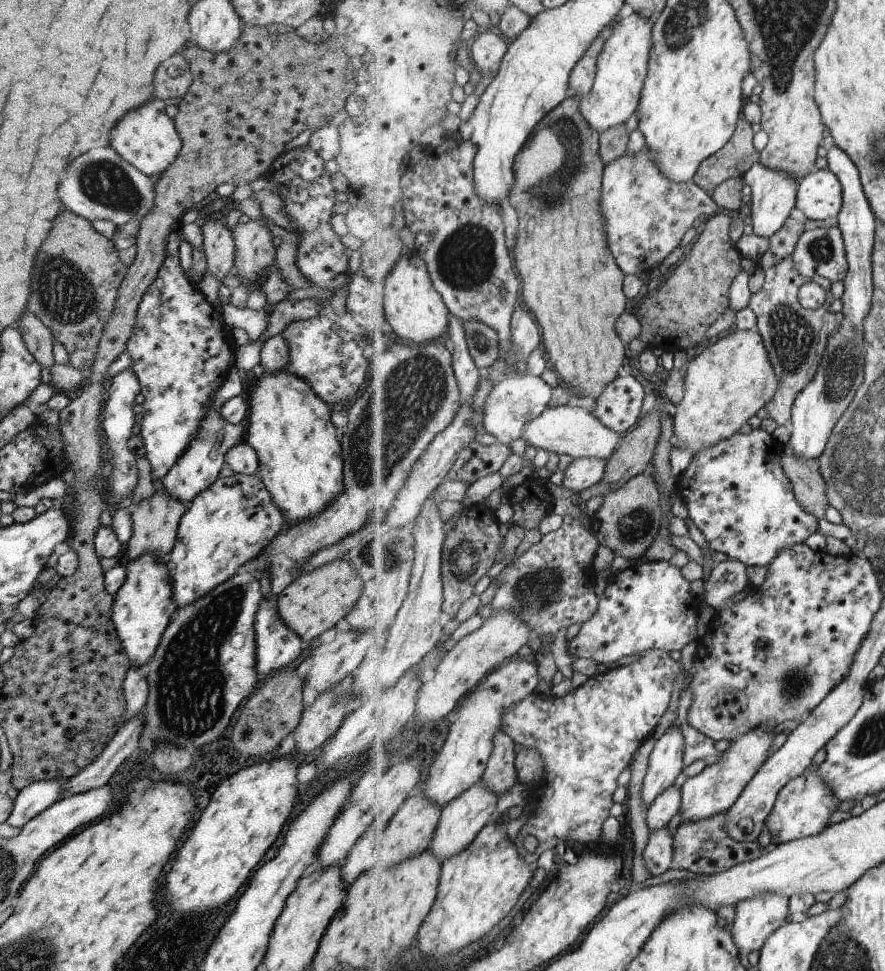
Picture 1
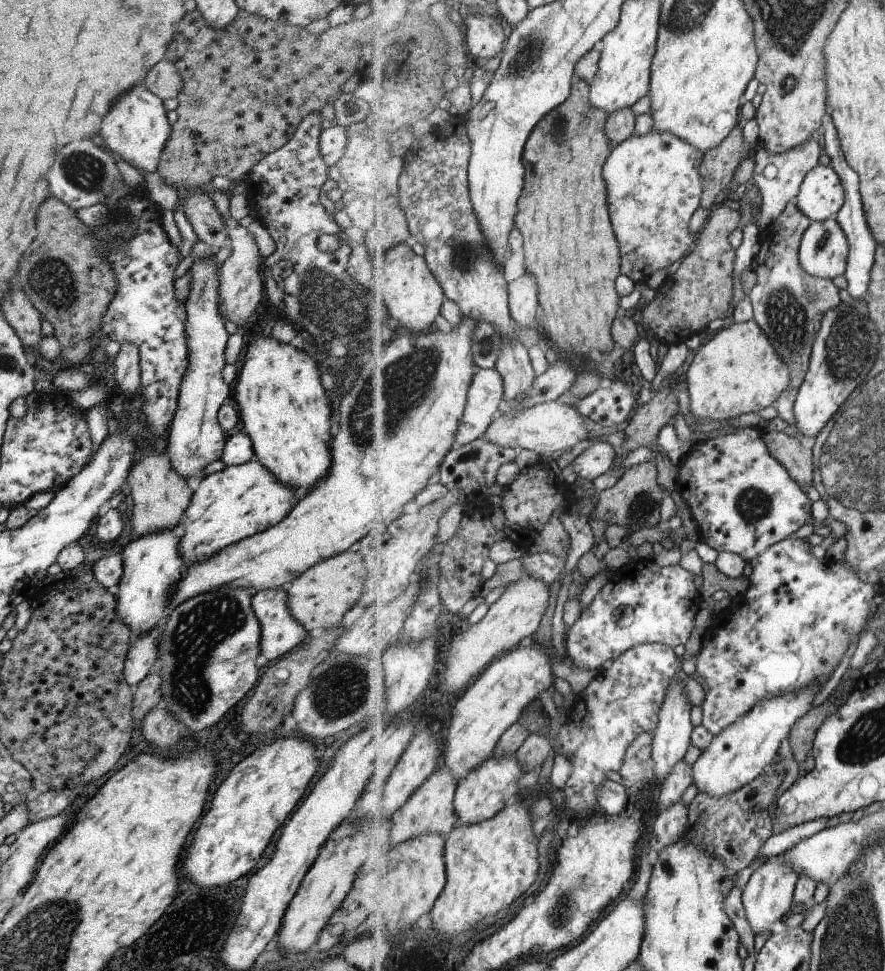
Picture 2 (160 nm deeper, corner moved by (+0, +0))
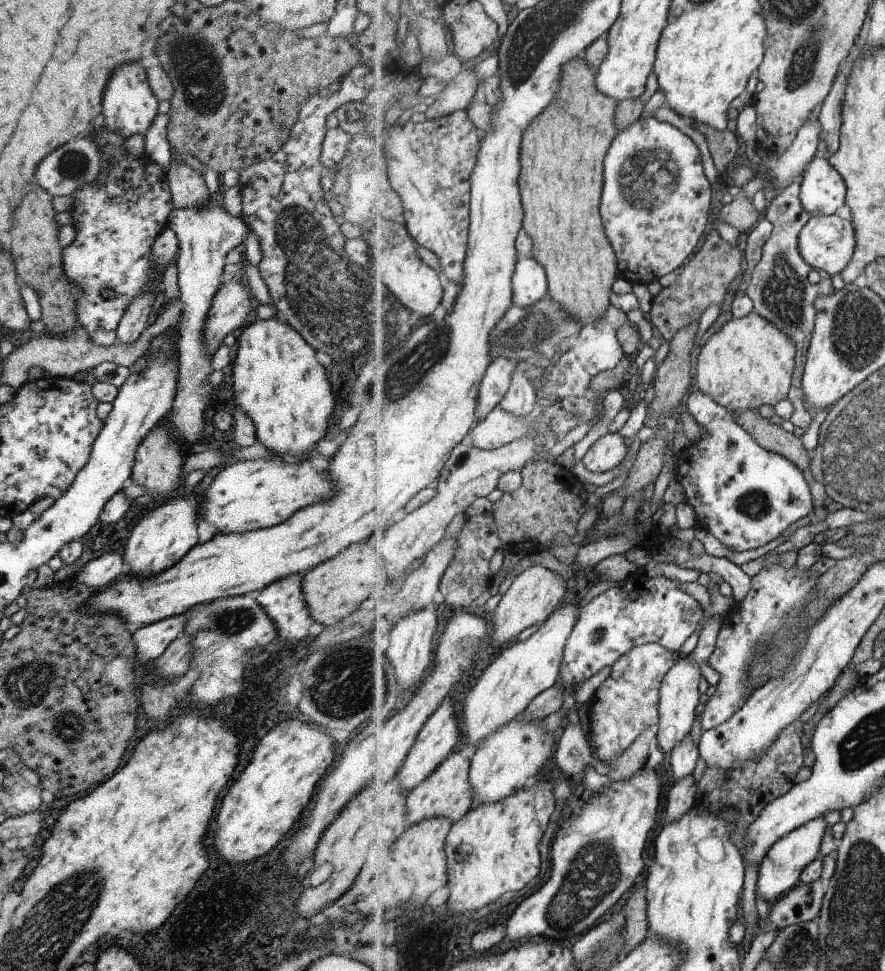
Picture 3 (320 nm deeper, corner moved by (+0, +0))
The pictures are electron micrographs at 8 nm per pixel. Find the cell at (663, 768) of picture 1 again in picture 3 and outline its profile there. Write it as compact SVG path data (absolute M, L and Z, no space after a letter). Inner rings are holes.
M683 656L677 662L677 665L673 666L673 669L665 678L660 690L660 722L656 737L658 746L663 752L671 753L677 747L677 744L681 744L689 736L695 717L698 716L695 706L701 702L699 684L701 684L701 668L699 668L699 664L691 662L686 656Z

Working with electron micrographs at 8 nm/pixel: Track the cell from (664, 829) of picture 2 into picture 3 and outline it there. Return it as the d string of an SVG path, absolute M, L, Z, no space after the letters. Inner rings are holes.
M687 776L676 782L669 792L667 808L665 808L665 820L669 824L681 820L695 806L698 784L695 784L695 776Z

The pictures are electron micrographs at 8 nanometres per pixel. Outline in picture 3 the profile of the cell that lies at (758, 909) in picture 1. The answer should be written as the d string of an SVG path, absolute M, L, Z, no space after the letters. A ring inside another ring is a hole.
M816 818L803 824L797 830L793 830L793 833L787 834L785 838L781 838L781 841L768 851L759 867L756 883L757 897L766 902L768 906L772 906L785 894L789 894L795 886L800 885L801 874L805 868L820 857L819 848L821 848L821 842L825 838L825 832L827 832L825 818Z

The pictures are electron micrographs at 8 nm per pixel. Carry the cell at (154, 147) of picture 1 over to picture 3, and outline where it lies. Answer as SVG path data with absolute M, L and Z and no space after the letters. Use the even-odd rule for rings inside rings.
M129 62L113 70L105 84L105 92L101 96L101 114L103 114L103 130L121 134L124 141L134 134L145 136L153 118L158 114L158 101L149 89L146 72L143 72L139 62Z

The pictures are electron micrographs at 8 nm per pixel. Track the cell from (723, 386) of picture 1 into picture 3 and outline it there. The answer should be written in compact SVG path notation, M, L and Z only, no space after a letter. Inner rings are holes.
M751 312L745 318L733 318L719 332L713 334L700 350L694 370L695 386L731 413L755 410L763 405L774 406L788 399L791 393L796 370L796 351L795 342L767 318L761 318L757 312Z

